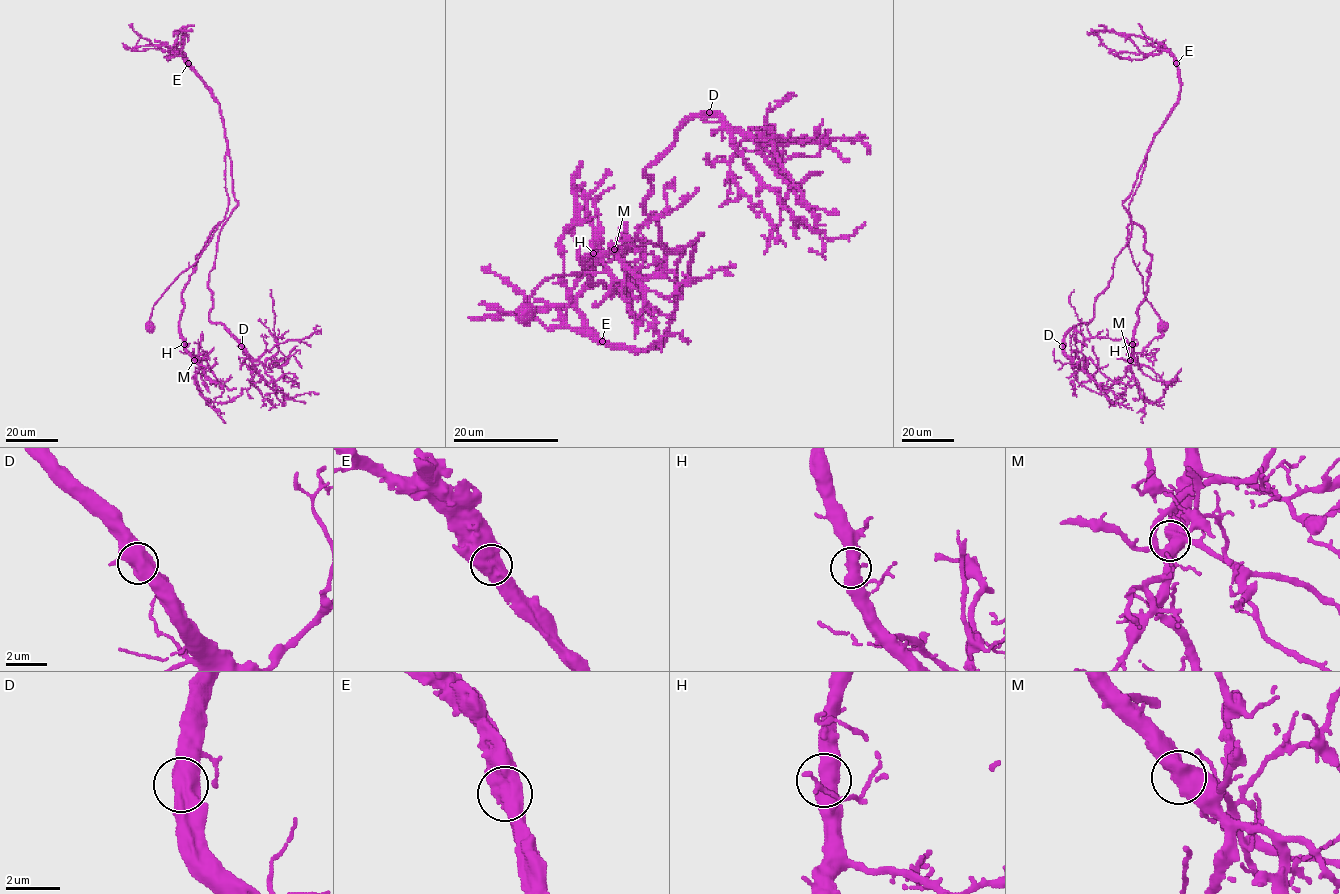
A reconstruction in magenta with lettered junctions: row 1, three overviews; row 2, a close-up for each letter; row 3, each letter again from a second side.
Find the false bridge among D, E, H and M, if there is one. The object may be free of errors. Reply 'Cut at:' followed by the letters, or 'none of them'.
Cut at: E

